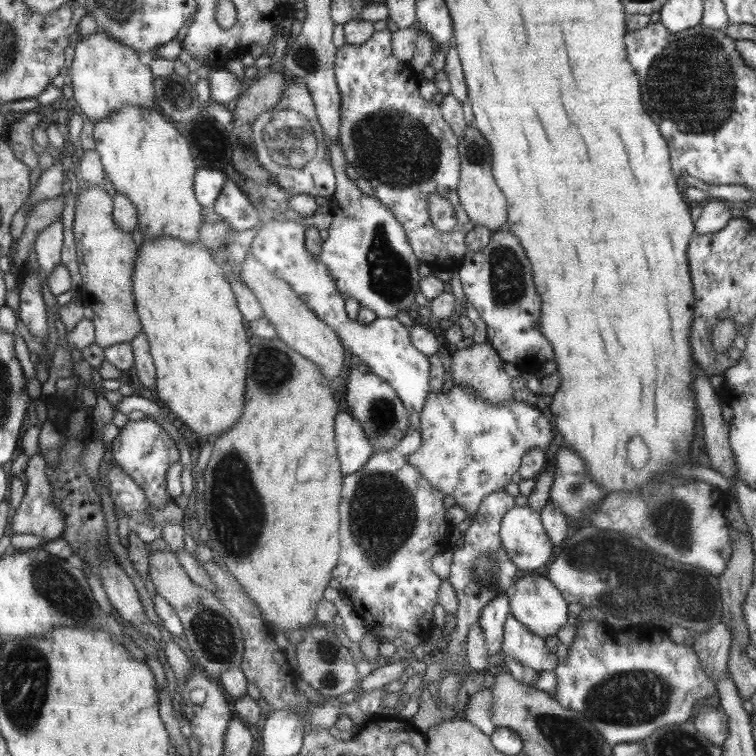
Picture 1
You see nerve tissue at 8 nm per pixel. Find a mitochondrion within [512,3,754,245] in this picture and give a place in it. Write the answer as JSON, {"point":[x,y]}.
{"point":[690,82]}

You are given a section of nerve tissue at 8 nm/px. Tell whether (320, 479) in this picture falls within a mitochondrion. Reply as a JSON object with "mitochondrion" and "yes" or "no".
{"mitochondrion":"no"}

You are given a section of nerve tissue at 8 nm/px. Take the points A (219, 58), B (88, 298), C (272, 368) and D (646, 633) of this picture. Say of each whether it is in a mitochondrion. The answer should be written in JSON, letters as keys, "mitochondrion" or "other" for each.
{"A":"other","B":"other","C":"mitochondrion","D":"other"}

